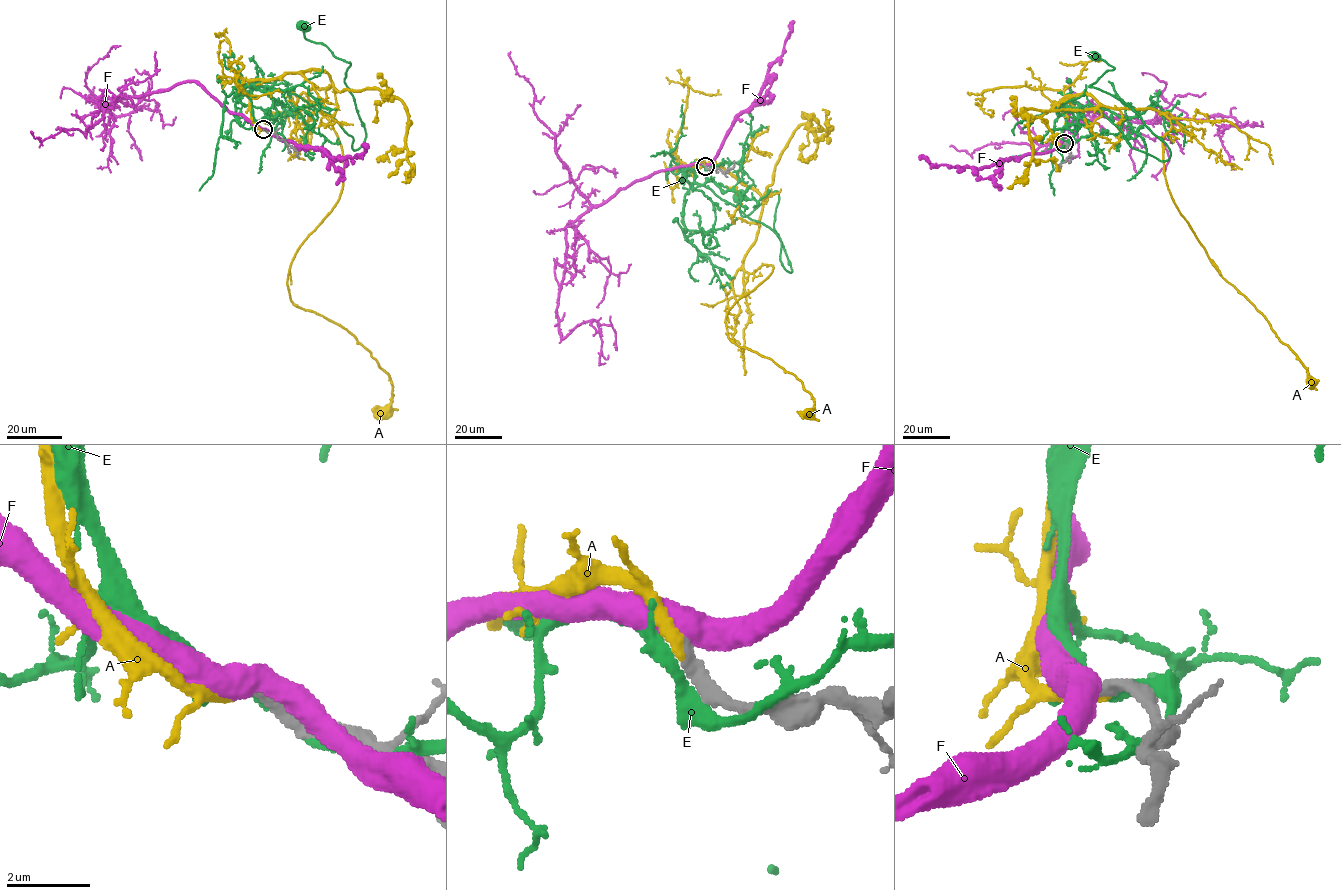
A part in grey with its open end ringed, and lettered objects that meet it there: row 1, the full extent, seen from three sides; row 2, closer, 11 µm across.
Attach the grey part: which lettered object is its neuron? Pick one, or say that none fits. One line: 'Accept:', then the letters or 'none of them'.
Accept: A

